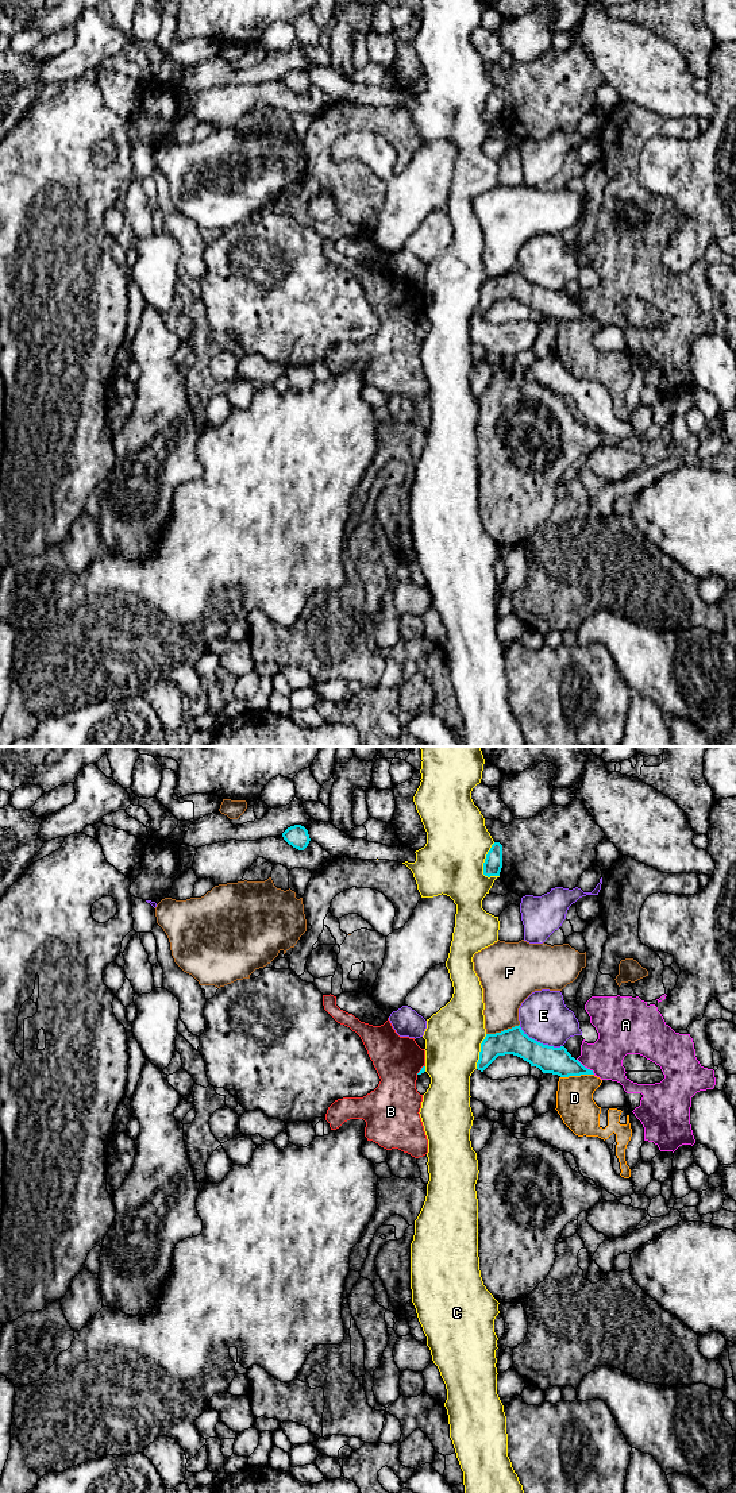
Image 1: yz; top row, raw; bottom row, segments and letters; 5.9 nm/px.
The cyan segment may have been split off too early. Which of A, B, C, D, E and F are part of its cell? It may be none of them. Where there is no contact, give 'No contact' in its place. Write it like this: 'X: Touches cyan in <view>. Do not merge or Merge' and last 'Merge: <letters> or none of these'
A: Touches cyan in yz. Do not merge
B: Touches cyan in yz. Do not merge
C: Touches cyan in yz. Do not merge
D: Touches cyan in yz. Do not merge
E: Touches cyan in yz. Do not merge
F: Touches cyan in yz. Do not merge
Merge: none of these

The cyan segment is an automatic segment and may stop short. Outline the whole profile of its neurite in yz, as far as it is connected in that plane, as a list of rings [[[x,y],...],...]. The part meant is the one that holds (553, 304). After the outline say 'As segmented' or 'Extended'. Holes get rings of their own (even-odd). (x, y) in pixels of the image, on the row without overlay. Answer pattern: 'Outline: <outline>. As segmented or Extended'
Outline: [[[519,270],[496,278],[486,278],[481,288],[477,313],[483,316],[498,300],[513,298],[543,317],[560,321],[594,319],[575,304],[564,290],[554,292],[529,282]]]. As segmented

